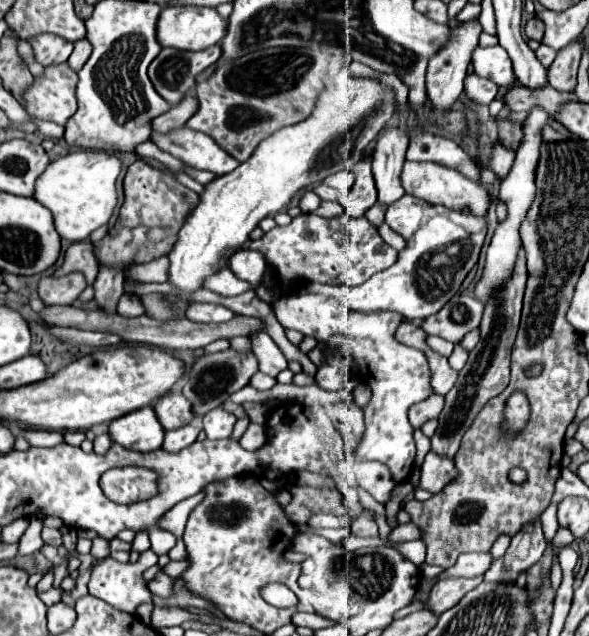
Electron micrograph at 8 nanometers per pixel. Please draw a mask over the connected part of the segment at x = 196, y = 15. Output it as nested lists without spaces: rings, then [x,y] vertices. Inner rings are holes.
[[[165,6],[157,22],[157,40],[161,46],[177,50],[205,50],[209,46],[221,44],[227,34],[227,18],[223,18],[215,8],[203,6]]]

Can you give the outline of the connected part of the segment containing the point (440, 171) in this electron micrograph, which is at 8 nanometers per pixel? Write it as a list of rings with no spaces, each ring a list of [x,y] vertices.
[[[405,160],[405,166],[401,170],[401,186],[405,188],[407,194],[417,196],[429,204],[443,204],[443,206],[453,208],[453,210],[469,208],[469,212],[473,212],[475,216],[483,216],[489,210],[489,194],[485,192],[485,188],[477,186],[475,182],[465,178],[461,172],[445,168],[445,166],[435,164],[435,162],[409,162],[409,160]]]

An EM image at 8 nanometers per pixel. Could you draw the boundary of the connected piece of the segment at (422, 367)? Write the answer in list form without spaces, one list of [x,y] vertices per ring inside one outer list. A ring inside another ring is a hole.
[[[287,294],[275,300],[271,306],[283,328],[297,330],[303,336],[313,336],[327,346],[345,350],[345,354],[357,362],[359,372],[369,374],[367,384],[371,386],[373,394],[369,404],[363,408],[365,434],[359,442],[357,456],[361,460],[375,460],[385,464],[393,472],[395,482],[407,480],[413,470],[417,452],[413,428],[407,420],[407,410],[411,404],[423,402],[435,392],[431,386],[431,368],[425,352],[409,348],[393,338],[395,328],[401,322],[401,318],[395,316],[401,314],[389,310],[377,310],[377,314],[361,314],[359,310],[349,310],[323,294]]]

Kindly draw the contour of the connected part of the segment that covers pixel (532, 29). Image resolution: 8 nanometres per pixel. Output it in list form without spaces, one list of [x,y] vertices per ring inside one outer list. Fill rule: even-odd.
[[[531,18],[531,20],[525,24],[525,34],[527,34],[529,38],[533,38],[533,40],[541,40],[543,32],[545,32],[545,24],[543,24],[543,20],[539,20],[539,18]]]

